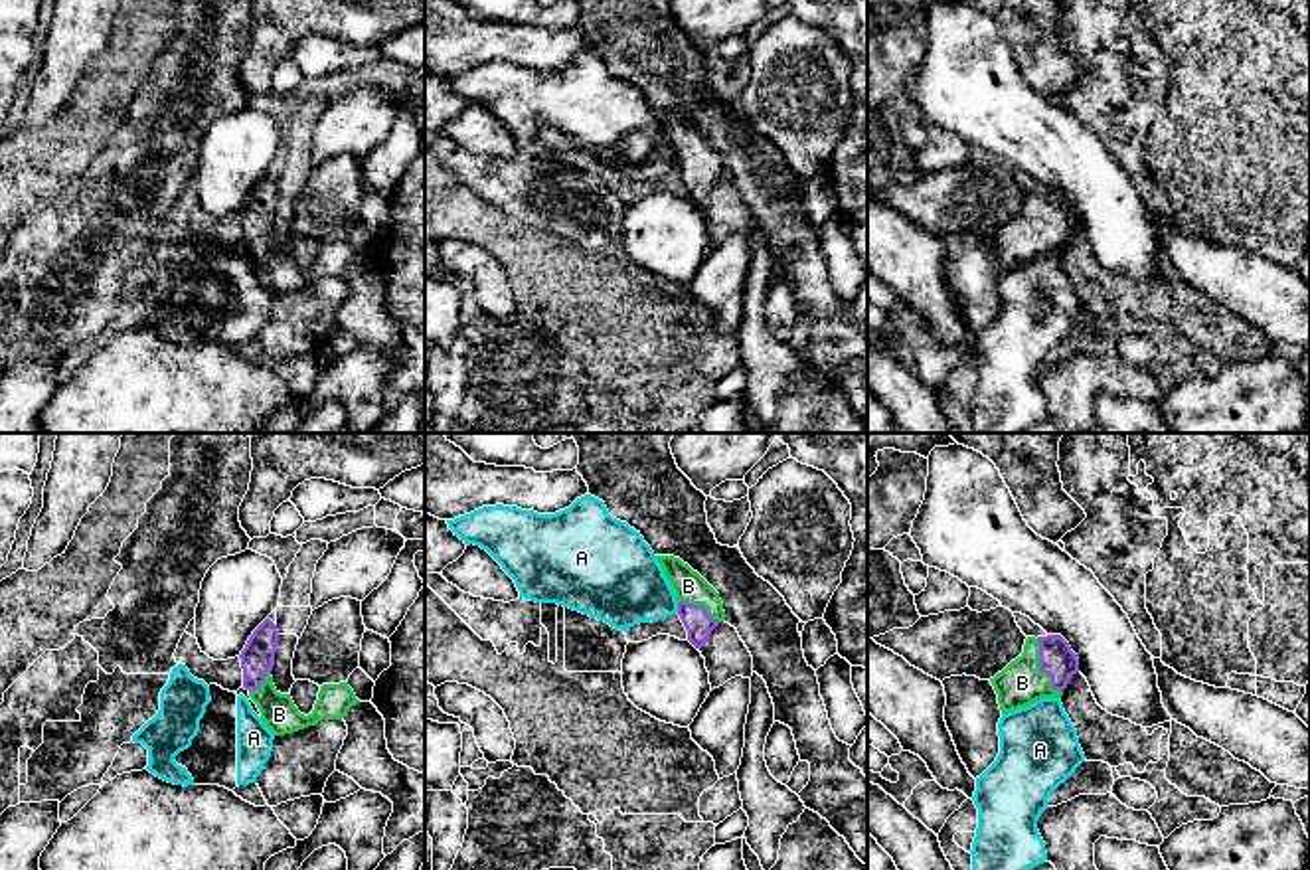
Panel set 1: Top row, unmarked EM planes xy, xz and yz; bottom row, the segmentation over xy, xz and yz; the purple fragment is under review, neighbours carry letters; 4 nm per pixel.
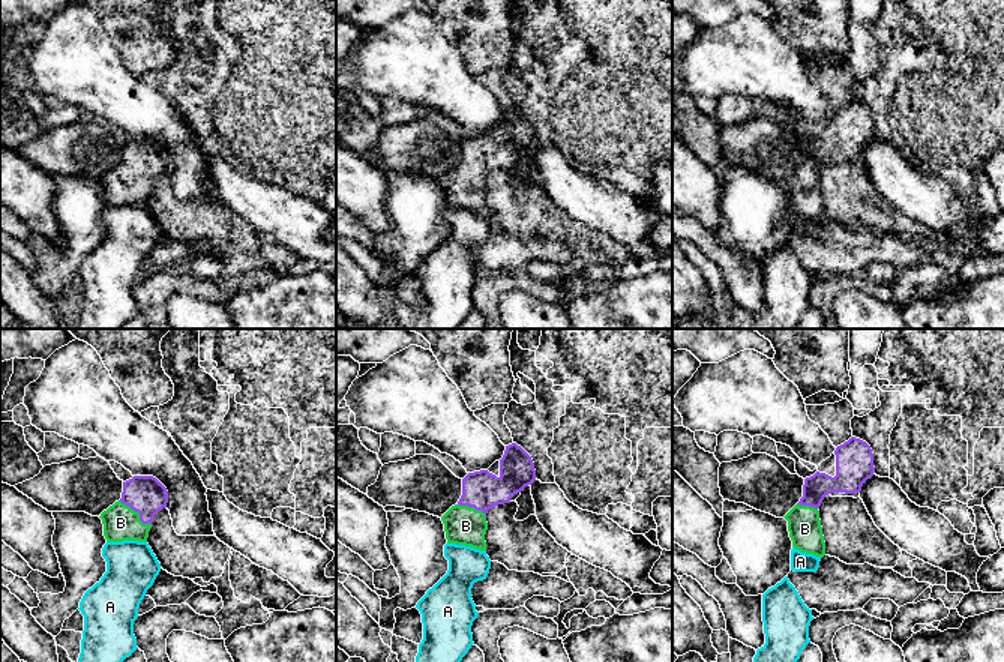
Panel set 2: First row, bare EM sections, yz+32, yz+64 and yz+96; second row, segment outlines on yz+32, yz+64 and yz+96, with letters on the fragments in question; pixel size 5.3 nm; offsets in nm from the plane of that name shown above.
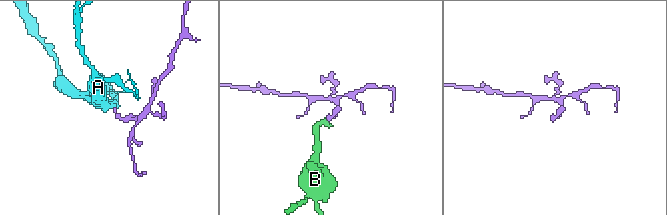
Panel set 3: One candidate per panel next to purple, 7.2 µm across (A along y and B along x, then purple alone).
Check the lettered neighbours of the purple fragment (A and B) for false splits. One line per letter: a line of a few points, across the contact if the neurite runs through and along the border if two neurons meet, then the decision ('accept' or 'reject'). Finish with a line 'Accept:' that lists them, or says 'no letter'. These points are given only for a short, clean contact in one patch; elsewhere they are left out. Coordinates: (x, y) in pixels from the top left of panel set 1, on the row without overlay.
A: line xz (676, 161), (678, 169); reject
B: line yz (1056, 214), (1040, 226), (1022, 240); accept
Accept: B

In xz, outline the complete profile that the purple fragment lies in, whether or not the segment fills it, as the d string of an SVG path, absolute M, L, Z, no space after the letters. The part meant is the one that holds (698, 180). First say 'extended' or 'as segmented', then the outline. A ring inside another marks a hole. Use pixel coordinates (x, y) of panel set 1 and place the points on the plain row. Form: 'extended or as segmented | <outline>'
extended | M656 113L656 117L676 150L678 172L688 188L688 198L701 206L711 188L725 178L719 150L680 115Z

